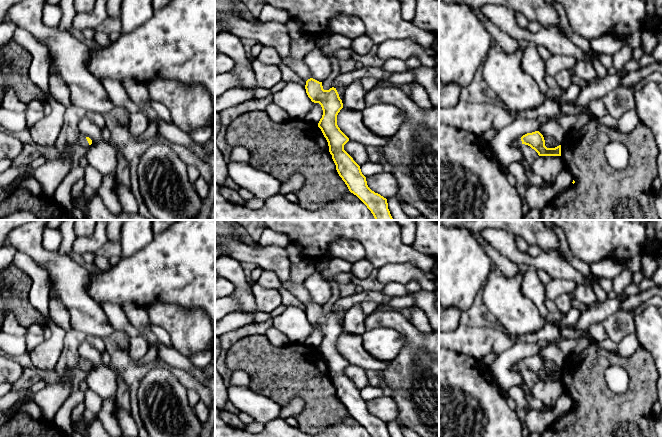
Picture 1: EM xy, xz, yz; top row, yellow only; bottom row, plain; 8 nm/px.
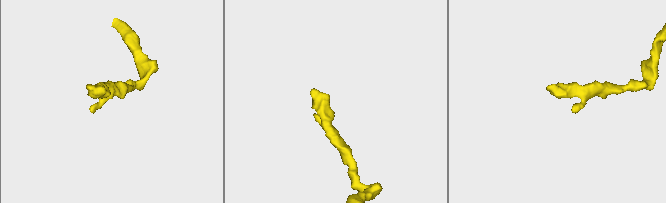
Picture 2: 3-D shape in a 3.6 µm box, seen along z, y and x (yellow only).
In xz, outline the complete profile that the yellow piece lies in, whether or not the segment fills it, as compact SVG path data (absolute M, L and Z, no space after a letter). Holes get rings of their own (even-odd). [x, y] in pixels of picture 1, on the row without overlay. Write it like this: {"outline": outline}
{"outline": "M215 237L215 246L239 262L250 261L263 270L273 271L279 277L282 287L306 305L305 313L308 321L322 331L323 339L318 351L328 366L329 376L339 400L349 415L356 419L371 437L390 437L387 423L368 411L360 390L344 374L344 369L349 362L337 349L337 339L343 332L343 327L336 312L324 314L322 306L310 301L310 294L304 284L296 285L291 282L292 263L288 258L286 248L270 245L262 247L260 250L254 250L239 239L223 237Z"}

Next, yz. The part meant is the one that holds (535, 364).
{"outline": "M539 355L527 357L520 363L512 366L512 371L520 372L523 368L534 373L539 380L561 380L561 369L555 372L547 372L543 359Z"}

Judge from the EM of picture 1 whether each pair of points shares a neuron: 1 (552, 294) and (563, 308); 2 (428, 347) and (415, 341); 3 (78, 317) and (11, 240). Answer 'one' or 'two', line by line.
1: two
2: one
3: one

